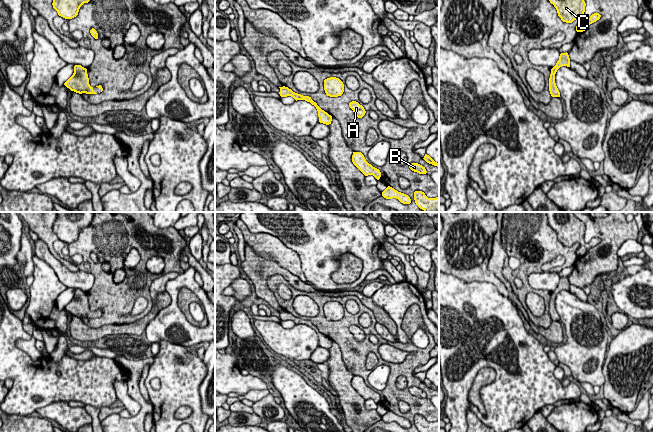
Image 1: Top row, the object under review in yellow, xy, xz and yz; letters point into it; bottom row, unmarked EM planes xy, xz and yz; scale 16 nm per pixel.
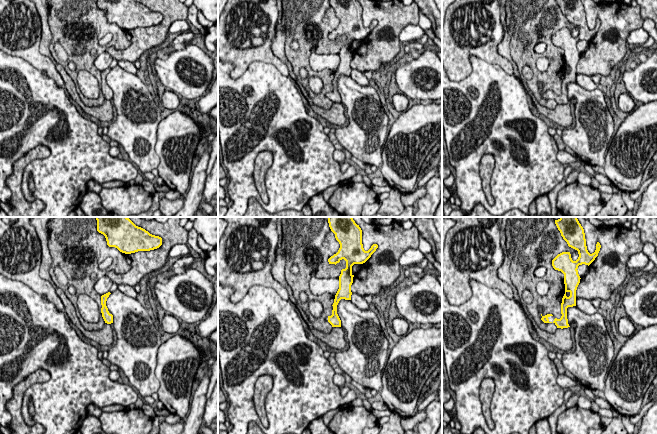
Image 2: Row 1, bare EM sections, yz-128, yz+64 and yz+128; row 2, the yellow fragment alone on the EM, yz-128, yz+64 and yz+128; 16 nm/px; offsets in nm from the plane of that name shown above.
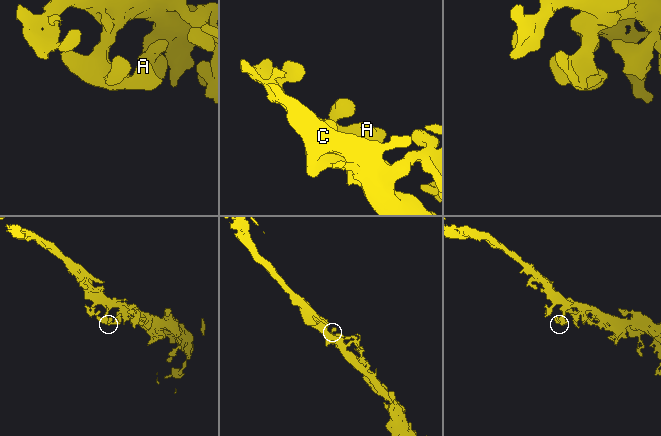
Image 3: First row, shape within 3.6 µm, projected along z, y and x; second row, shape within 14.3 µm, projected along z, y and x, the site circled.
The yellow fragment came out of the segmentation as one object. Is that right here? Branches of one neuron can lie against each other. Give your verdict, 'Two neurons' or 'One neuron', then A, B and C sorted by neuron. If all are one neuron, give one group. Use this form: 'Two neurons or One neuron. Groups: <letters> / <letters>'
One neuron. Groups: A B C

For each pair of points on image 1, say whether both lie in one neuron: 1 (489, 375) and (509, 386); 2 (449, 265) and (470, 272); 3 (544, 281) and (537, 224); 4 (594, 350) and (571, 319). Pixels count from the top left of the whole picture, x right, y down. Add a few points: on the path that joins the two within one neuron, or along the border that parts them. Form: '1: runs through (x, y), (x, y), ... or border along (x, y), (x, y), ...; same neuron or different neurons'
1: border along (489, 366), (495, 378), (480, 388), (481, 397); different neurons
2: runs through (454, 266), (465, 267); same neuron
3: border along (548, 271), (557, 273); different neurons
4: runs through (584, 346), (574, 340), (570, 329); same neuron

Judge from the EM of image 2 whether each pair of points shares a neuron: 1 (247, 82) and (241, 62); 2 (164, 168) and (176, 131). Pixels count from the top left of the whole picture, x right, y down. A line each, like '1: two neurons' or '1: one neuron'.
1: two neurons
2: one neuron

